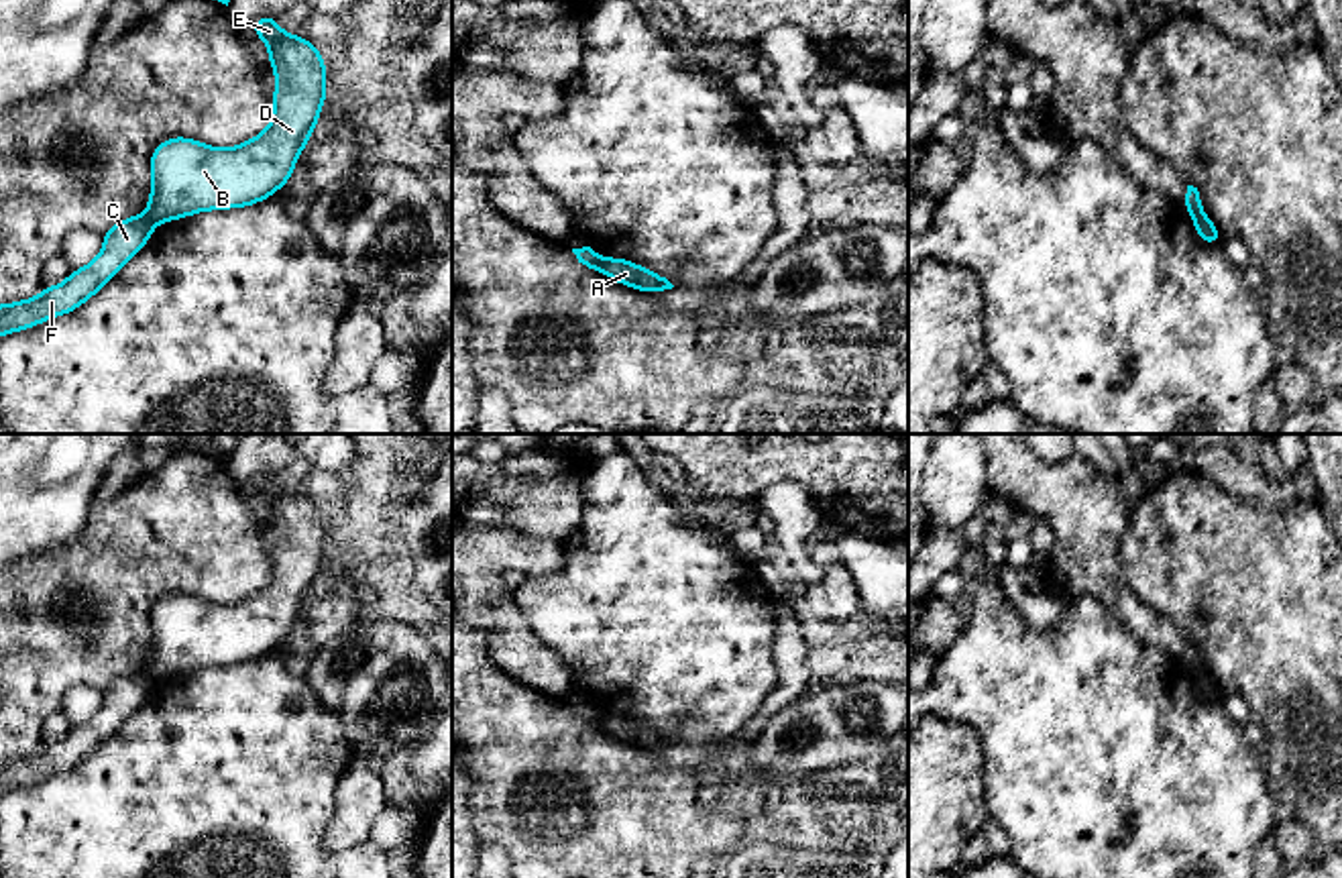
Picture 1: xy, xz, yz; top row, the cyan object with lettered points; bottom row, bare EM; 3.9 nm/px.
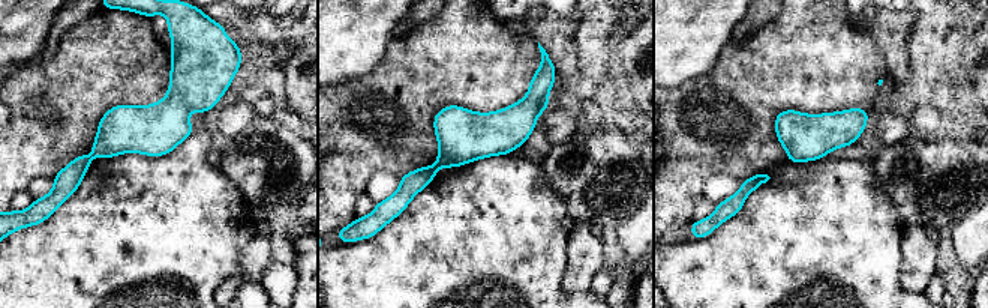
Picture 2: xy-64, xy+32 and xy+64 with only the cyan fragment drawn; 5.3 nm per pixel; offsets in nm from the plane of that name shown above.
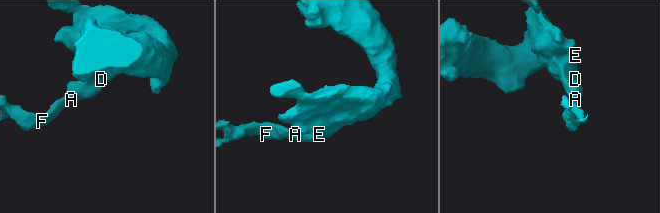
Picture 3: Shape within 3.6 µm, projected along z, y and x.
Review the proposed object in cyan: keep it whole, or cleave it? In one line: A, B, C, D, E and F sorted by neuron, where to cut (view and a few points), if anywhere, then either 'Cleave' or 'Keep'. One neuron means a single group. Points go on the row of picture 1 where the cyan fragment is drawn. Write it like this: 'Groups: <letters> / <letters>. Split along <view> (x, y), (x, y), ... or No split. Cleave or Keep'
Groups: A B D E / C F. Split along yz (1192, 214), (1204, 216). Cleave

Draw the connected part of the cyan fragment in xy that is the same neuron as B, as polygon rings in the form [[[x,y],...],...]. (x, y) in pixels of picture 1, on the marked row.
[[[261,16],[250,31],[259,35],[271,57],[277,88],[273,92],[273,120],[255,139],[232,147],[214,149],[185,136],[163,141],[151,153],[151,200],[147,216],[159,224],[179,220],[195,212],[228,210],[259,204],[281,189],[295,167],[307,139],[316,132],[316,120],[326,100],[326,63],[312,41],[277,26],[277,16]]]

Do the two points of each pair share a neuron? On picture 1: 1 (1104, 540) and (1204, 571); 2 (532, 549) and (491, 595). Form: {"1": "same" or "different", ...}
{"1": "different", "2": "same"}

